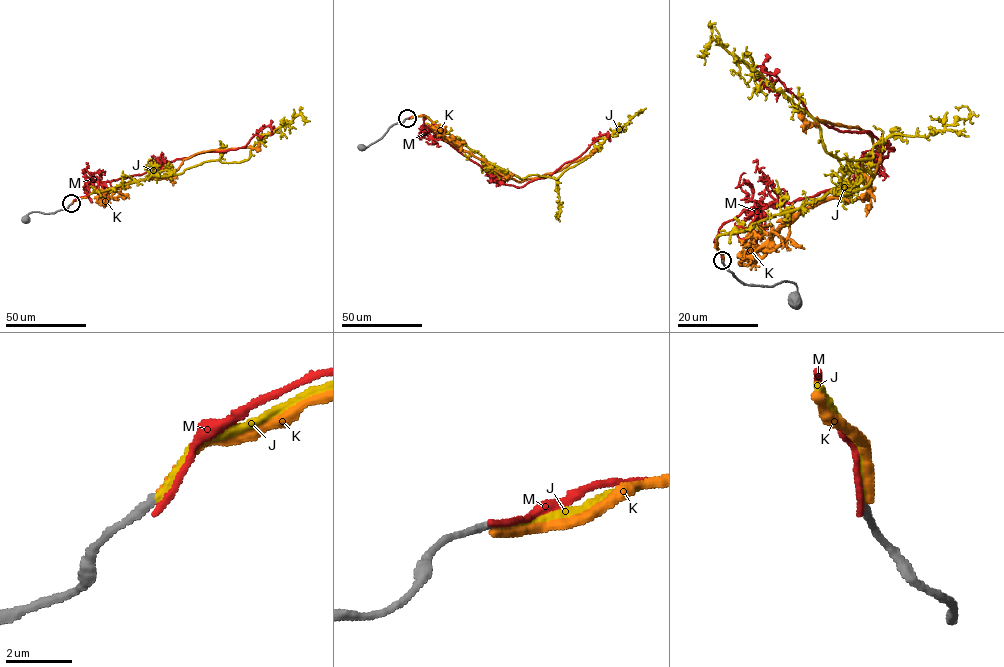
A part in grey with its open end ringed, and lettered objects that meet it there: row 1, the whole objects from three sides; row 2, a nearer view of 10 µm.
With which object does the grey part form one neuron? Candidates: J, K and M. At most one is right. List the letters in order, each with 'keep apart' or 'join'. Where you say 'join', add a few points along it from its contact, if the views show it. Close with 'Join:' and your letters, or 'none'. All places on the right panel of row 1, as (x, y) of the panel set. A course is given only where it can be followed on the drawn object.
J: join; it runs (722, 261), (718, 236), (861, 189), (872, 156), (830, 154), (805, 112), (715, 40), (698, 56)
K: keep apart
M: keep apart
Join: J

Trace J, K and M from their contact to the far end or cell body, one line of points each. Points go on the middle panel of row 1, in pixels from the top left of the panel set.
J: (407, 118), (425, 115), (488, 162), (520, 179), (530, 175), (556, 179), (646, 108)
K: (407, 118), (425, 116), (448, 140), (520, 182), (562, 170), (589, 156), (596, 149)
M: (407, 118), (423, 115), (432, 138), (446, 141), (496, 180), (518, 187), (550, 176), (602, 135), (607, 138)

